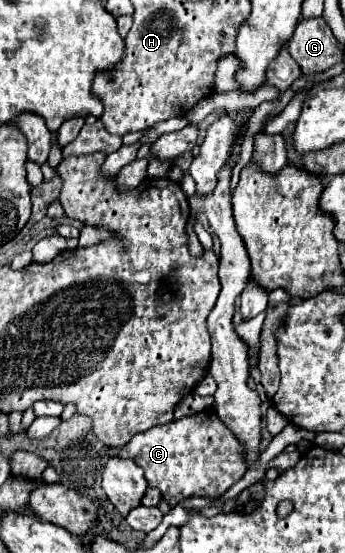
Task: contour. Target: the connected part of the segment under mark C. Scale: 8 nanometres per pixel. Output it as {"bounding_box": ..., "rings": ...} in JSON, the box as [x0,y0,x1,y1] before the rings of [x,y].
{"bounding_box":[117,409,247,507],"rings":[[[213,409],[139,433],[117,451],[117,457],[133,459],[145,471],[149,487],[157,487],[169,507],[187,497],[219,497],[247,471],[237,437],[221,423]]]}

